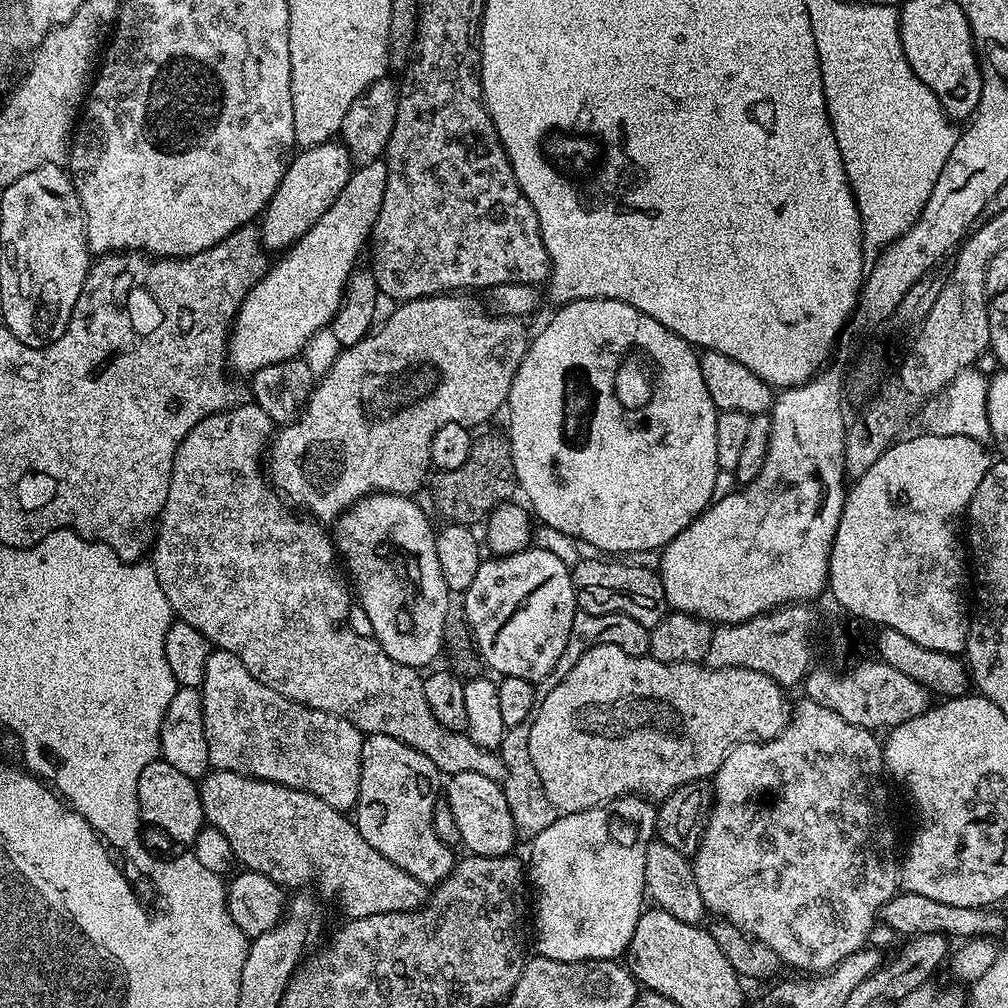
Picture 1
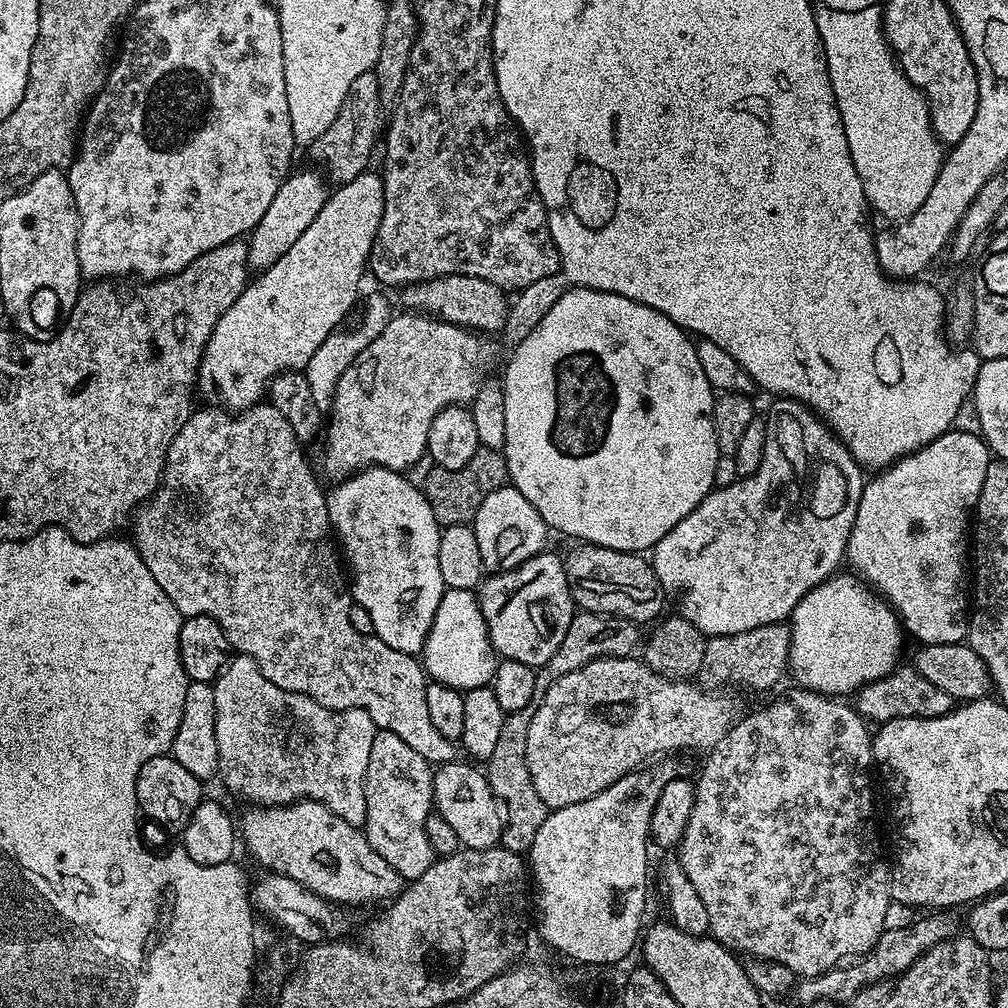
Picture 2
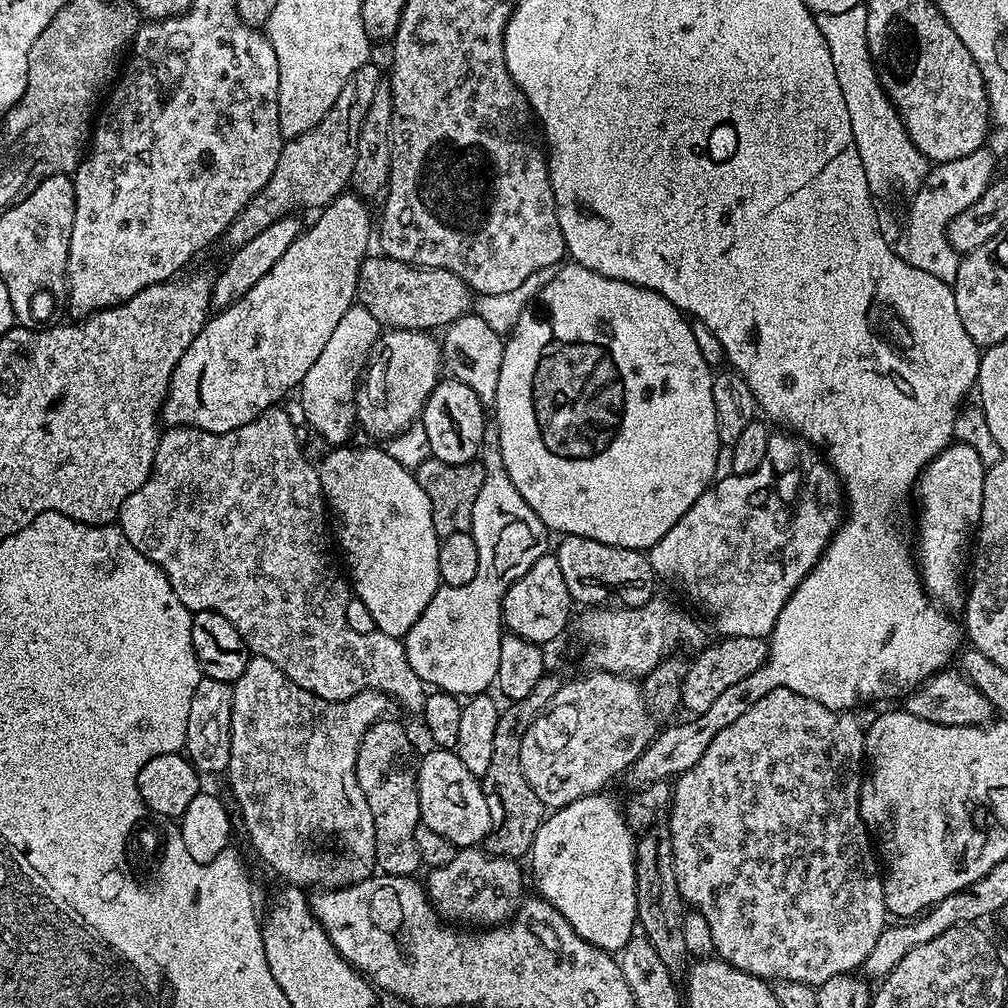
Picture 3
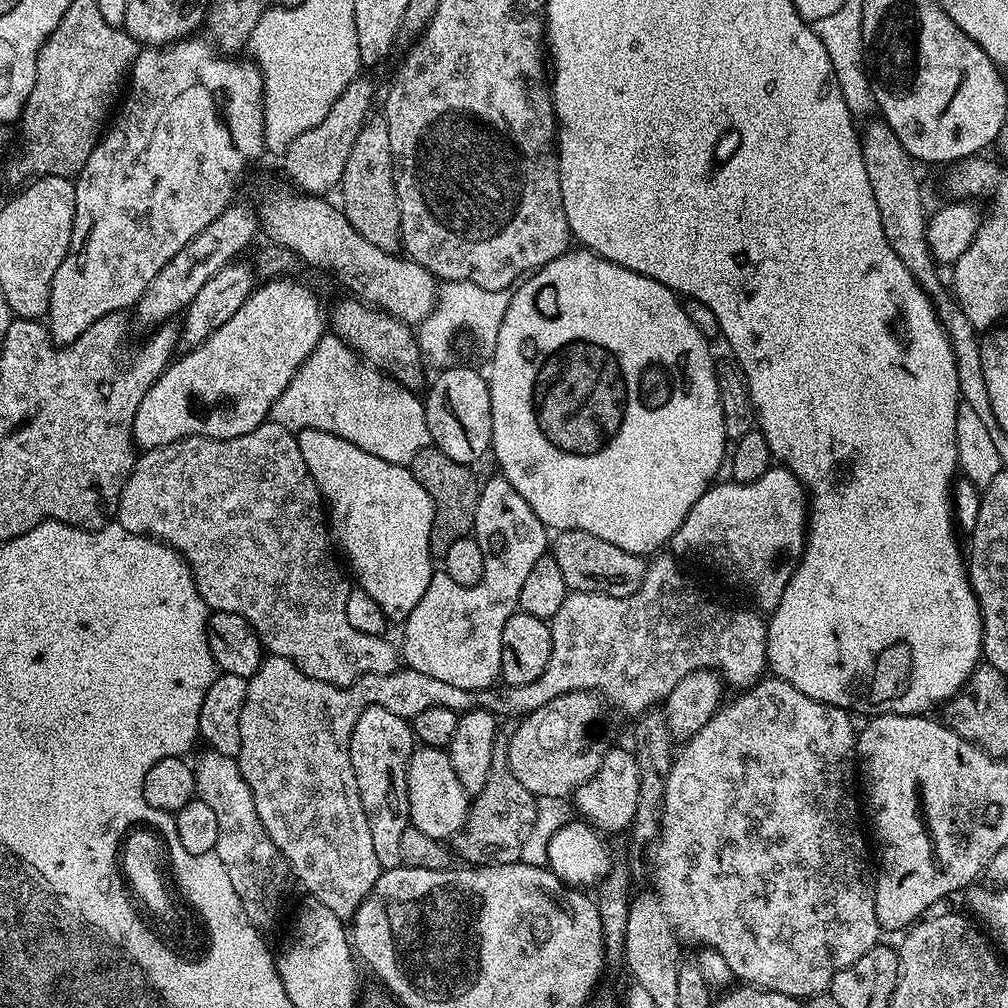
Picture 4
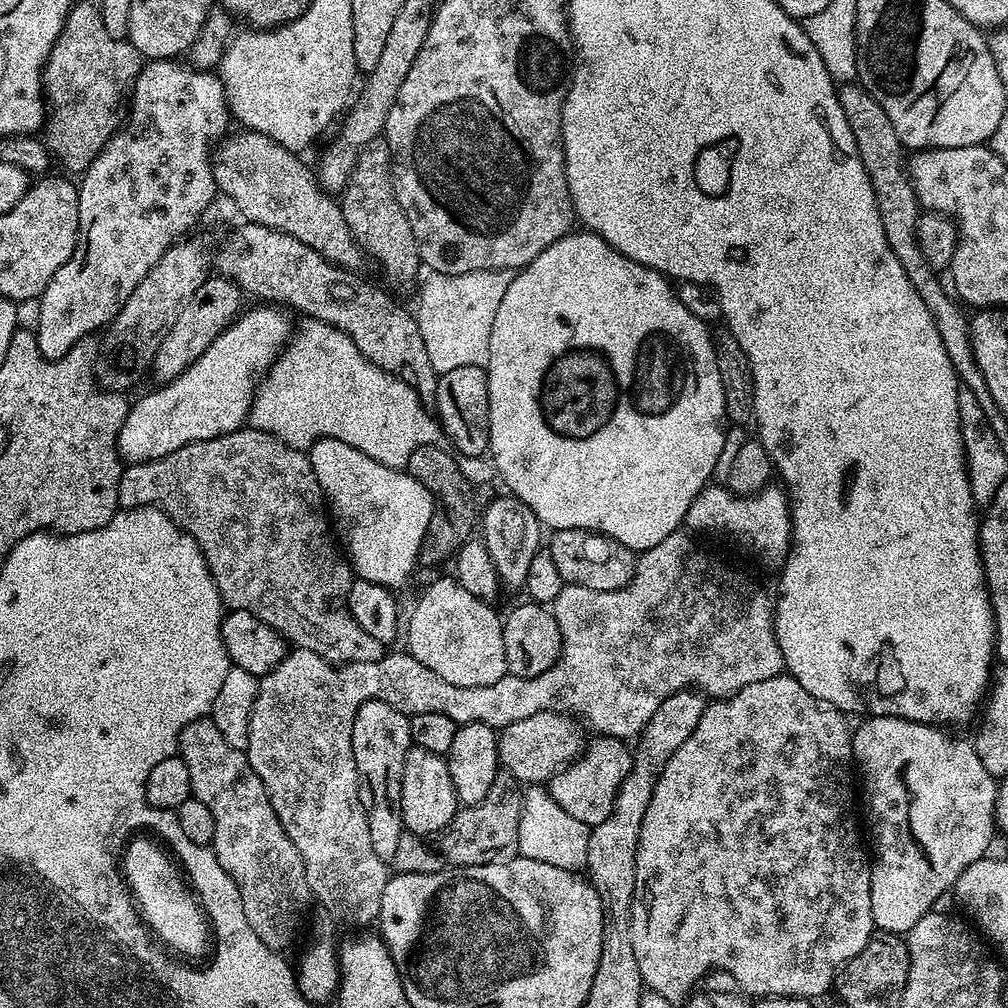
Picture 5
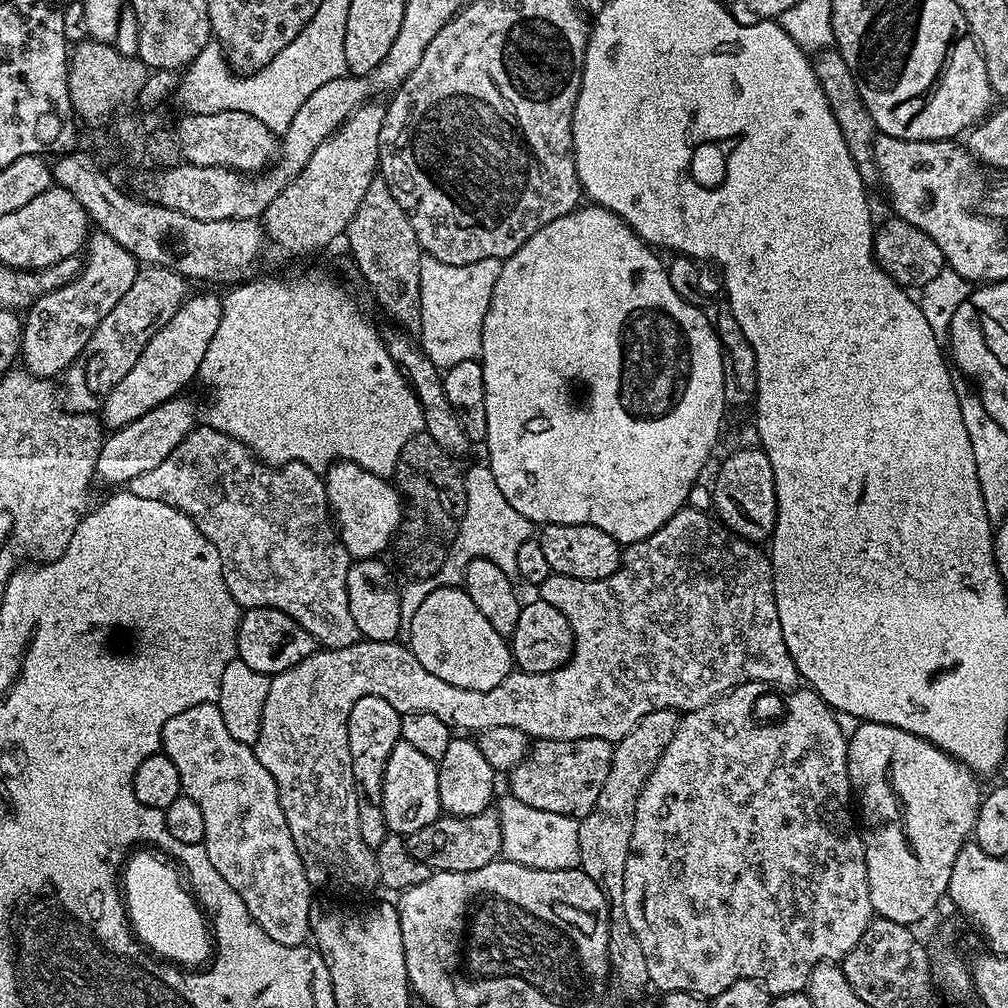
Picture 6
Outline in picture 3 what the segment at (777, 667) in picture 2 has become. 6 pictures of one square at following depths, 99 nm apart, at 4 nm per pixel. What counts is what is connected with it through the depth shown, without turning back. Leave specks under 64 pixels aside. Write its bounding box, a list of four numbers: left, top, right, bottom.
[680,636,768,714]

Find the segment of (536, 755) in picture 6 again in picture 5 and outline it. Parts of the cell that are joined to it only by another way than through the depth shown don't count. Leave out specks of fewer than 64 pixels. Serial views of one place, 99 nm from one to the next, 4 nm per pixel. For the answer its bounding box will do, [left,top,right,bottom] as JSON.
[548,735,632,828]

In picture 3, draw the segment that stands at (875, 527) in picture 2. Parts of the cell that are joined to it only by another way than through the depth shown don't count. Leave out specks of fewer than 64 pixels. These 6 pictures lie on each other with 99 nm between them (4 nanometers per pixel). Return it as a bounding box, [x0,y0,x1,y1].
[914,442,986,610]

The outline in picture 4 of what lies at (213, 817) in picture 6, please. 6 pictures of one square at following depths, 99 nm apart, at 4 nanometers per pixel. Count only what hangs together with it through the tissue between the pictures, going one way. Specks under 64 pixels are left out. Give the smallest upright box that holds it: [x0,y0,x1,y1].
[194,750,290,929]

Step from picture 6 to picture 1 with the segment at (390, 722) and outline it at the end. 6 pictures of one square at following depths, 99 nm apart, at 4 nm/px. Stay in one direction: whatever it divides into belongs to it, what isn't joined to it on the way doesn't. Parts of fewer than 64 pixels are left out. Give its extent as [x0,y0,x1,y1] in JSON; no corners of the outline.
[354,734,454,886]

